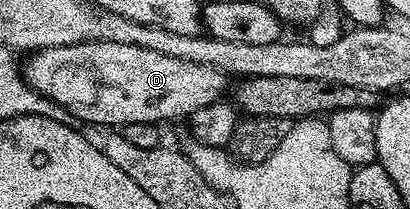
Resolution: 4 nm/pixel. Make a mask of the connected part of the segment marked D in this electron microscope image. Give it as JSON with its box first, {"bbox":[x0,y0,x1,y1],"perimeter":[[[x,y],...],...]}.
{"bbox":[24,42,227,128],"perimeter":[[[81,42],[71,46],[53,46],[36,50],[24,62],[24,77],[30,87],[47,98],[55,107],[63,106],[74,118],[91,122],[94,126],[121,128],[128,124],[152,122],[162,124],[165,118],[189,119],[204,105],[212,105],[223,97],[227,75],[208,64],[192,64],[188,60],[176,60],[176,56],[164,56],[162,52],[140,48],[134,44],[115,42]]]}

